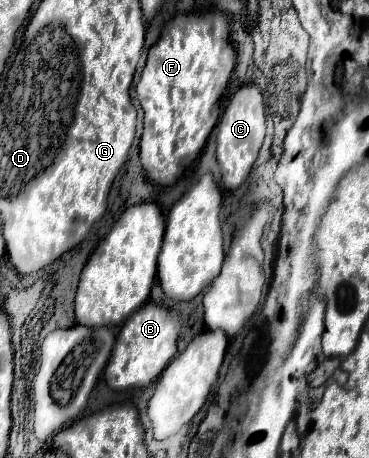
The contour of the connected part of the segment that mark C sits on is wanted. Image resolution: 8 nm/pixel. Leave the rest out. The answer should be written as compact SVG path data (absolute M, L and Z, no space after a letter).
M242 86L230 100L226 112L222 114L218 122L218 164L222 168L222 184L226 190L236 190L250 174L258 150L262 146L264 134L266 134L266 122L264 122L264 100L256 86Z

